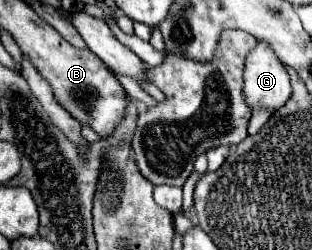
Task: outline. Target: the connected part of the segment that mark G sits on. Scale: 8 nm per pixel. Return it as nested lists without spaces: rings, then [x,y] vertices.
[[[257,41],[245,59],[243,95],[251,109],[269,107],[273,111],[291,97],[287,67],[263,41]]]

